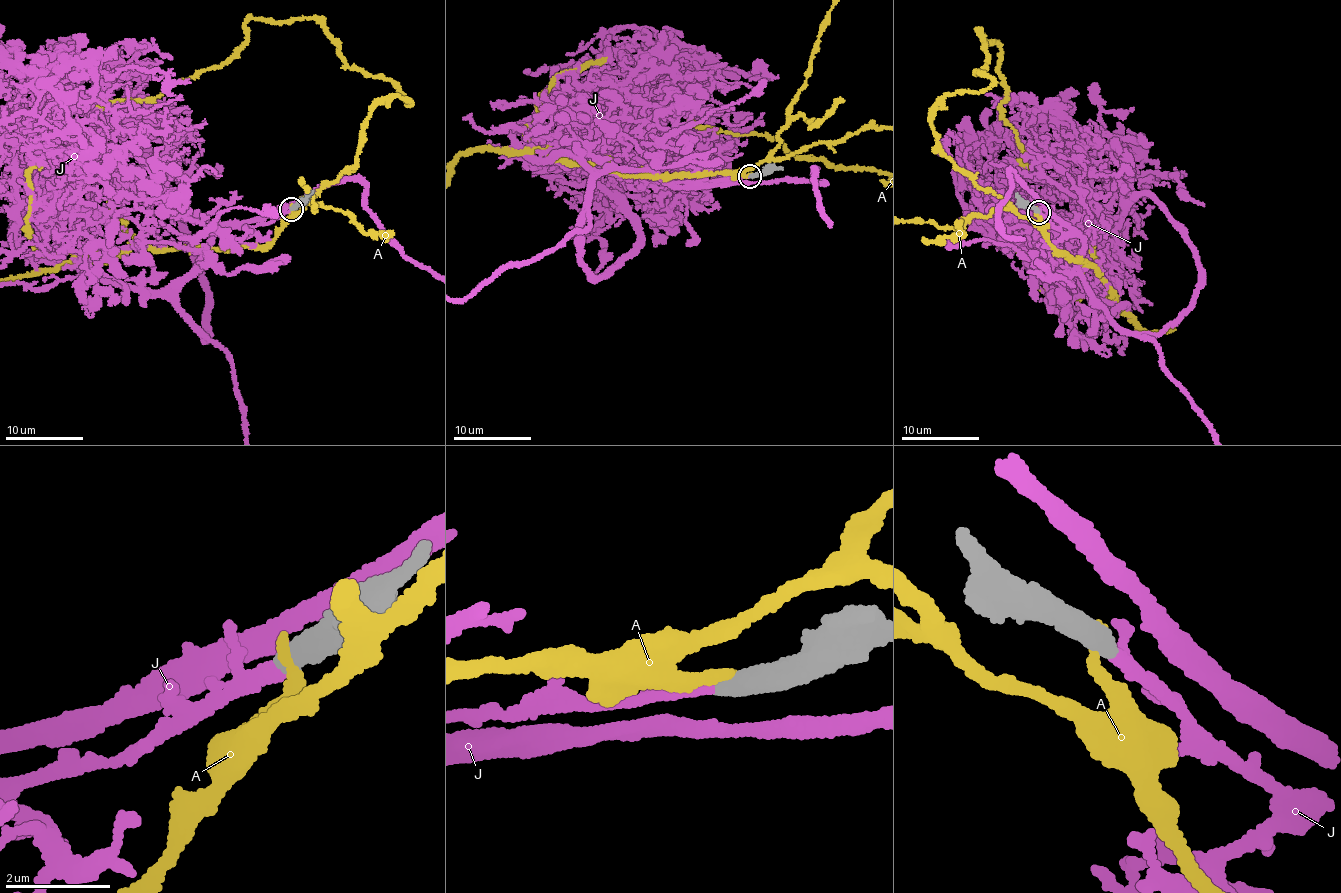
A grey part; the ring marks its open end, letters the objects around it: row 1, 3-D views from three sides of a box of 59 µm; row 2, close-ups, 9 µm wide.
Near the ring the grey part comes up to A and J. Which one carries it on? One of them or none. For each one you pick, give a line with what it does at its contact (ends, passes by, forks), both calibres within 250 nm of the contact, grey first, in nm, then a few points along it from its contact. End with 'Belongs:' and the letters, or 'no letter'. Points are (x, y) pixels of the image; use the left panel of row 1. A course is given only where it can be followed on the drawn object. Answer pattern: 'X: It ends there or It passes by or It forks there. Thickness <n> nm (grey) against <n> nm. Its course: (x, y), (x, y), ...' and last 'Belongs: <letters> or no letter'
J: It passes by. Thickness 440 nm (grey) against 180 nm
Belongs: J

